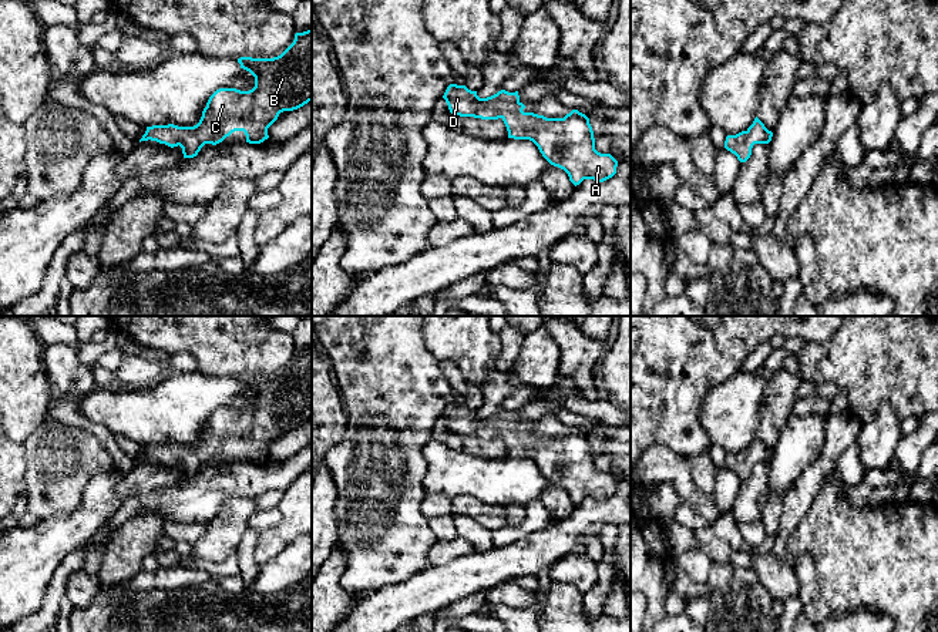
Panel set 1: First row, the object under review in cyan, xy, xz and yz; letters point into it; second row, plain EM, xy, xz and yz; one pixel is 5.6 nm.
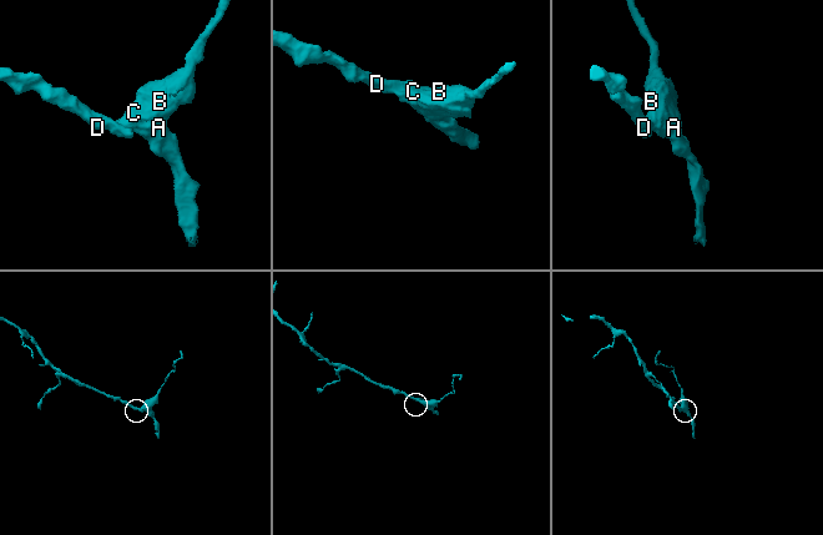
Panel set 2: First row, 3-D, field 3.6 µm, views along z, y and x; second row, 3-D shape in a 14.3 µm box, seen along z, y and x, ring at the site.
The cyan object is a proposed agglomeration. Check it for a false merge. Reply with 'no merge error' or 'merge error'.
no merge error

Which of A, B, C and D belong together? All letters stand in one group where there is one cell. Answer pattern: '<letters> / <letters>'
A B C D

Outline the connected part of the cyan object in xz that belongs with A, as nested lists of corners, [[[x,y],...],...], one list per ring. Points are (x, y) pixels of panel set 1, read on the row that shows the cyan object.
[[[450,84],[443,95],[451,114],[481,120],[501,118],[508,138],[532,141],[542,157],[564,169],[576,186],[584,179],[604,182],[616,174],[618,161],[611,154],[595,149],[589,118],[572,110],[564,118],[547,118],[524,112],[518,91],[505,90],[480,98],[465,85]]]

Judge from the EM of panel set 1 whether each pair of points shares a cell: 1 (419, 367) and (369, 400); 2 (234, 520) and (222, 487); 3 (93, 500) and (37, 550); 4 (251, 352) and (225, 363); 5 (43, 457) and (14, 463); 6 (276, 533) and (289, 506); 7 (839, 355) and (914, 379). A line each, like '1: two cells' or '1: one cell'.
1: one cell
2: two cells
3: one cell
4: one cell
5: two cells
6: one cell
7: one cell

